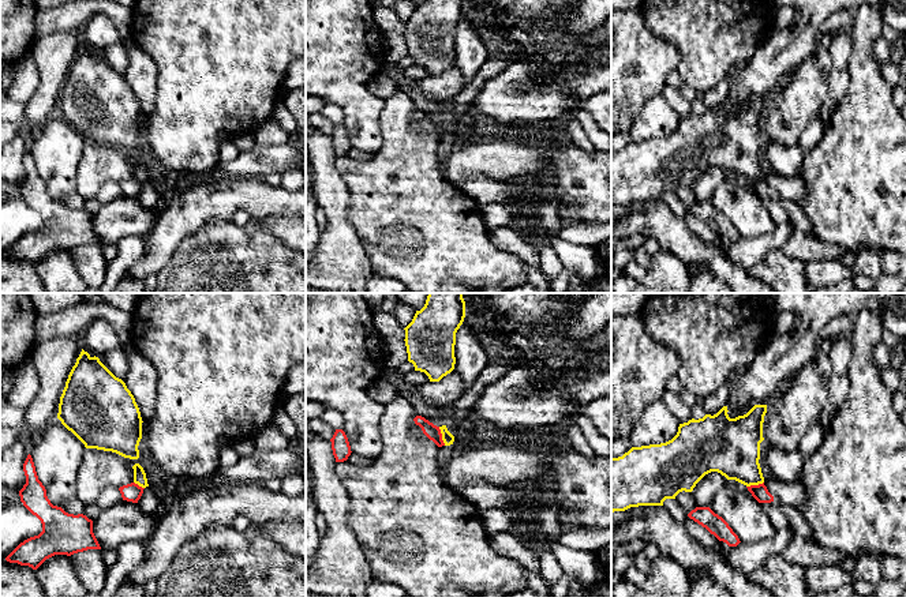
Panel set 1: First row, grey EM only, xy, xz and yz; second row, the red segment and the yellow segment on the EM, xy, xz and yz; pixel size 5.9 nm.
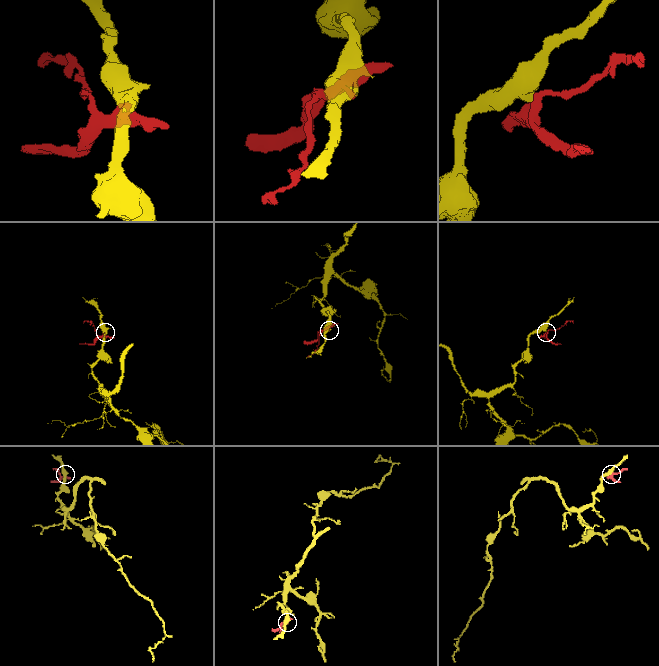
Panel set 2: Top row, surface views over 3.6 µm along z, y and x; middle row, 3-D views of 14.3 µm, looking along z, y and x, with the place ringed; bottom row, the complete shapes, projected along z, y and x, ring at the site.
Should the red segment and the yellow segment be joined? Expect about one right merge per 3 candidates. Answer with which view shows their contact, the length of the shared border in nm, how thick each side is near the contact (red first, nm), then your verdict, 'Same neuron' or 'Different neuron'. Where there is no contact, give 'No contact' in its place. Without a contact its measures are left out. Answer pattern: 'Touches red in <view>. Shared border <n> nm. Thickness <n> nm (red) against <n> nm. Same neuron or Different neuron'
Touches red in xz. Shared border 120 nm. Thickness 90 nm (red) against 70 nm. Different neuron

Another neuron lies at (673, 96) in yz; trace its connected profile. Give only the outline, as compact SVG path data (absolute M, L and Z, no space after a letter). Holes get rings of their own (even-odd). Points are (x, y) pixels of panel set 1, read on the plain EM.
M667 86L664 87L662 95L670 104L670 106L677 112L677 114L684 119L692 114L690 102L688 102L678 87Z

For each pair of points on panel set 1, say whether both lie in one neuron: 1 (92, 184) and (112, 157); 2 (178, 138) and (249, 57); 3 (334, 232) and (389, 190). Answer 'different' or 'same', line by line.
1: same
2: same
3: different

